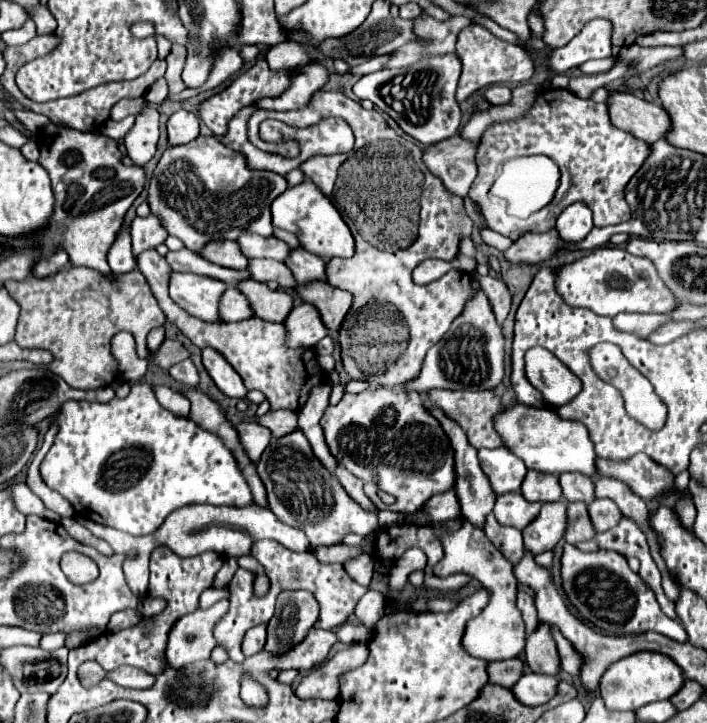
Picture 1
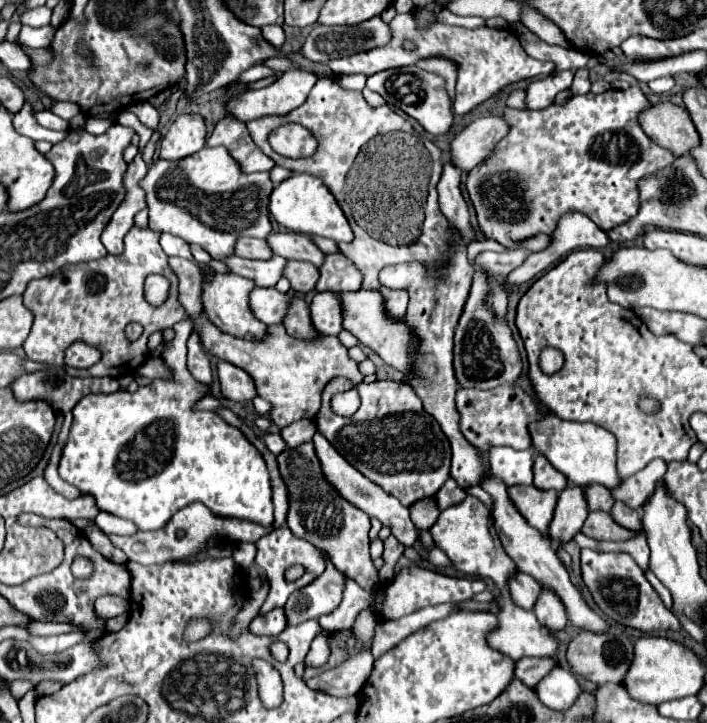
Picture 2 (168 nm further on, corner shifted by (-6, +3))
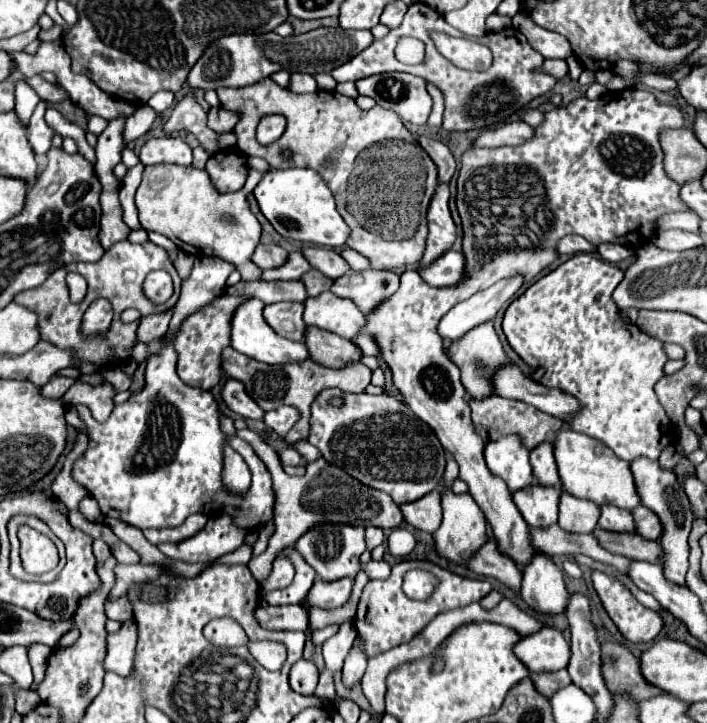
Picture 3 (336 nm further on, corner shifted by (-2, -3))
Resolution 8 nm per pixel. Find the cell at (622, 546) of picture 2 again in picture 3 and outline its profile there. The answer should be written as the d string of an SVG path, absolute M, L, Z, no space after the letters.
M557 523L549 525L545 529L537 529L537 527L529 527L529 537L531 537L531 545L547 555L573 555L573 553L581 553L581 555L589 555L593 559L599 559L603 563L609 563L613 567L617 567L621 573L627 573L627 559L621 555L613 555L609 551L605 551L595 537L589 535L577 535L577 533L567 533L563 531Z

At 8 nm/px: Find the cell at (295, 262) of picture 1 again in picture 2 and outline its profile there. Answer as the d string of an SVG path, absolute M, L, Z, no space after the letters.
M341 253L325 255L319 267L319 279L315 291L357 291L361 287L361 273Z

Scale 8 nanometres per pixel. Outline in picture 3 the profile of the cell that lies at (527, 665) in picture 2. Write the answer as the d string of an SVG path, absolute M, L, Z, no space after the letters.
M557 671L557 673L543 673L543 675L535 675L531 673L531 679L535 683L535 687L539 691L543 691L545 697L553 697L561 687L567 687L571 685L571 677L567 675L567 671Z

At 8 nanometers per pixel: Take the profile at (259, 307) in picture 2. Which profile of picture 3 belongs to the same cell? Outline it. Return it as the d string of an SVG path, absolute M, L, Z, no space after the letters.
M273 303L265 307L267 323L285 339L303 341L305 323L303 323L303 303Z

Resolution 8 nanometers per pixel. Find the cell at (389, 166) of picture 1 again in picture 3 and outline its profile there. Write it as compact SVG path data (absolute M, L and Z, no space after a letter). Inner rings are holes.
M263 79L251 87L241 89L217 89L221 107L239 115L233 133L237 137L237 147L245 155L263 157L271 167L311 167L323 175L325 183L335 195L337 211L343 215L347 225L351 227L351 237L347 247L365 255L373 269L397 269L397 267L417 267L425 253L425 239L427 239L427 203L435 193L437 181L437 167L431 163L423 163L425 151L417 145L417 139L411 131L403 125L401 117L389 109L375 105L369 111L357 107L351 97L345 97L337 91L315 91L315 93L293 93L289 89L279 87L271 79ZM265 115L283 115L287 119L285 133L271 145L263 147L255 139L255 127L261 117ZM283 153L291 153L289 159ZM363 201L363 203L361 203Z

